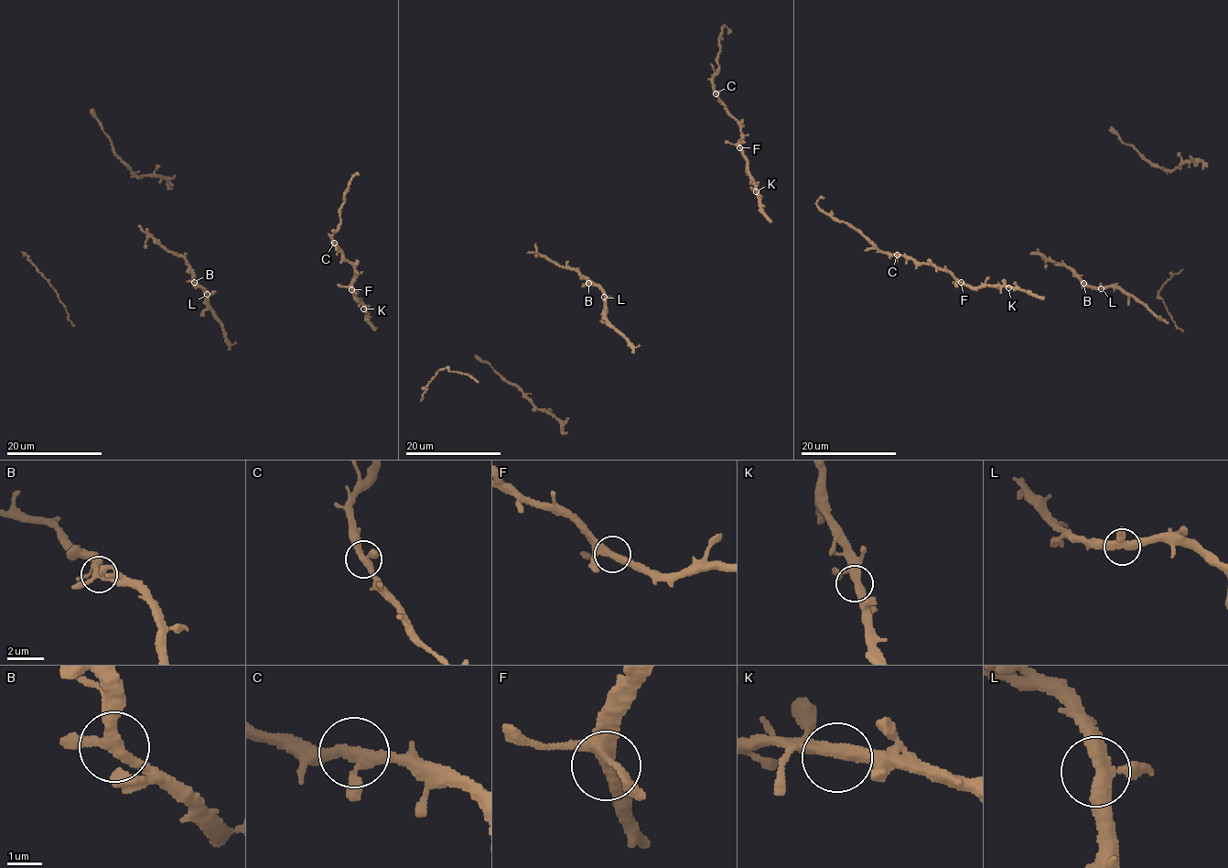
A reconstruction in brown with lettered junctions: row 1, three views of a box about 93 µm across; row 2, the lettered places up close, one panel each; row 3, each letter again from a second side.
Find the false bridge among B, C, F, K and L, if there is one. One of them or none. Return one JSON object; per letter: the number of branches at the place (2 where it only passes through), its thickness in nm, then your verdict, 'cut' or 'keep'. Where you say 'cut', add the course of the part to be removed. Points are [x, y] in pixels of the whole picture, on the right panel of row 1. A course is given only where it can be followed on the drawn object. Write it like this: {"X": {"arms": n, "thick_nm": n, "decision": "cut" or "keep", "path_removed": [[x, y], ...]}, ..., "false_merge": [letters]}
{"B": {"arms": 3, "thick_nm": 320, "decision": "keep"}, "C": {"arms": 3, "thick_nm": 300, "decision": "keep"}, "F": {"arms": 4, "thick_nm": 360, "decision": "keep"}, "K": {"arms": 3, "thick_nm": 340, "decision": "keep"}, "L": {"arms": 3, "thick_nm": 360, "decision": "keep"}, "false_merge": []}

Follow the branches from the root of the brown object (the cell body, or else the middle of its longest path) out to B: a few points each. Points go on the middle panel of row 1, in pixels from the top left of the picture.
B: (612, 297), (589, 282)

